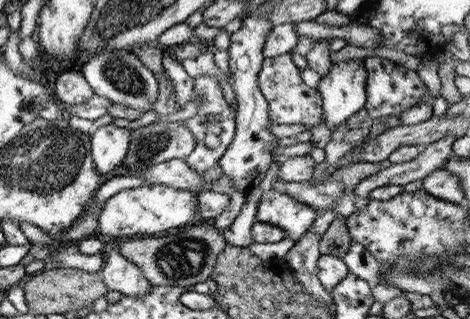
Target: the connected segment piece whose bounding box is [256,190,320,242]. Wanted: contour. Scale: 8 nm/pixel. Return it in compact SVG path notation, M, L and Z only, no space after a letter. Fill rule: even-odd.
M263 192L258 204L258 214L256 218L260 222L267 222L279 226L287 234L286 238L295 242L310 228L319 212L292 200L286 194L280 192Z

